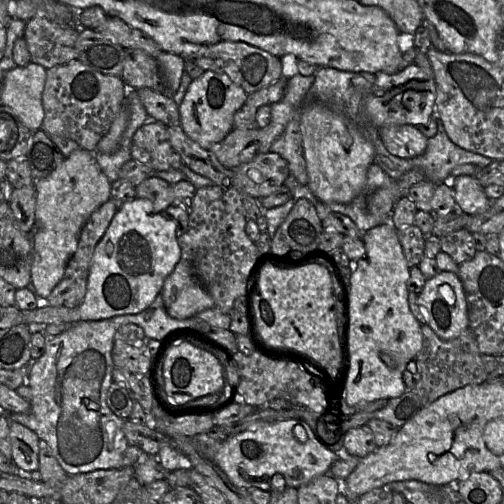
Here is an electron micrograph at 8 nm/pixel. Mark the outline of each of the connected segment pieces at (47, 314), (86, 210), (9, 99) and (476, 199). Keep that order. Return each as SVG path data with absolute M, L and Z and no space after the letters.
M135 197L117 209L96 245L82 303L75 308L67 308L44 305L43 301L43 306L22 311L22 325L36 329L48 324L75 324L140 313L161 293L164 281L181 258L175 222L165 212L155 211L149 199Z
M74 150L48 177L35 182L36 213L31 283L28 288L47 298L64 276L66 266L78 247L81 230L91 214L110 199L111 182L98 165L94 153Z
M30 62L9 70L1 82L2 105L10 107L31 131L41 129L44 119L42 94L47 69Z
M451 175L444 184L452 187L455 201L460 211L467 215L479 215L489 209L492 201L487 198L484 188L478 180L470 175Z

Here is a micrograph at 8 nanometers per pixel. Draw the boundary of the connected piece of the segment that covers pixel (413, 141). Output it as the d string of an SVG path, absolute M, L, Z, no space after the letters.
M410 124L388 125L378 128L385 148L400 158L414 158L424 153L428 138L417 126Z

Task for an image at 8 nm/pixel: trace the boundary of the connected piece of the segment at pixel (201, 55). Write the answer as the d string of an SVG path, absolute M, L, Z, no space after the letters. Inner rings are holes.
M243 41L218 42L206 48L201 48L197 53L192 54L190 59L186 59L186 61L193 61L204 71L227 74L247 94L267 87L282 77L280 57Z

